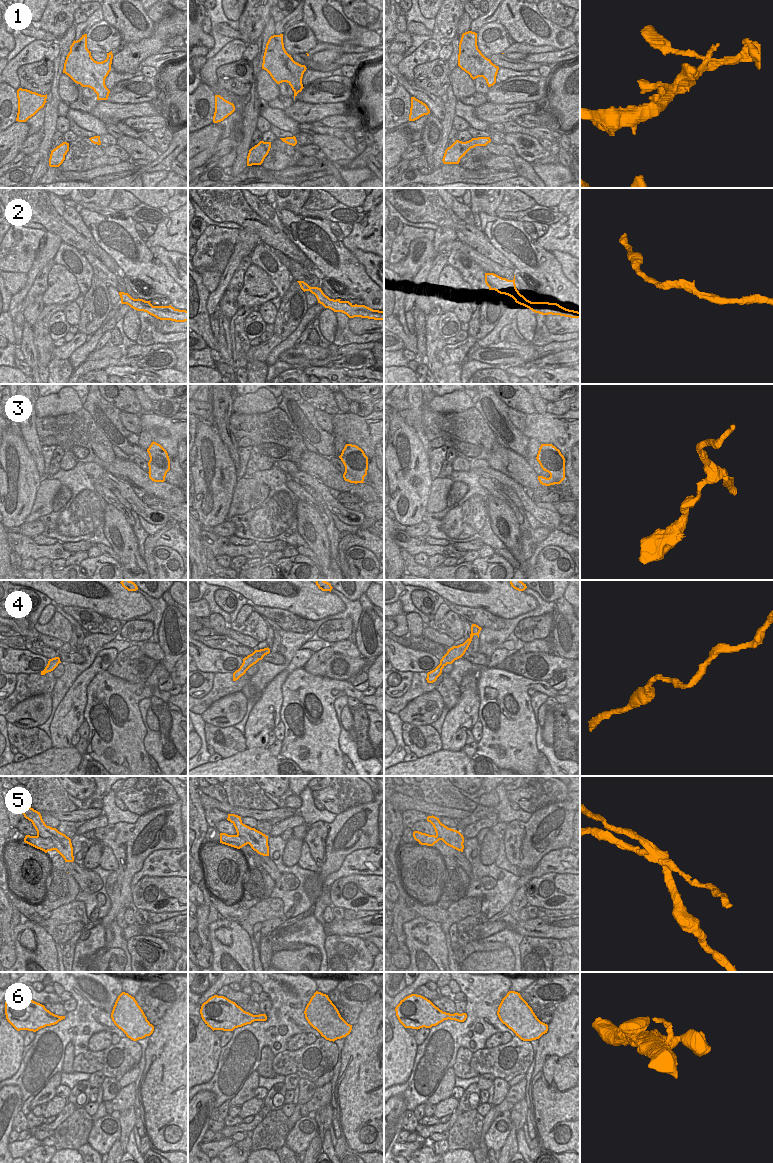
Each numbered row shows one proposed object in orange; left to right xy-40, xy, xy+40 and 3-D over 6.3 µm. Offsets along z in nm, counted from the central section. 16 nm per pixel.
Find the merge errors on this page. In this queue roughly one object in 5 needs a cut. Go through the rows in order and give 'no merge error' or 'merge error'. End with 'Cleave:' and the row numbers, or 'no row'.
1: no merge error
2: no merge error
3: no merge error
4: no merge error
5: merge error
6: no merge error
Cleave: 5

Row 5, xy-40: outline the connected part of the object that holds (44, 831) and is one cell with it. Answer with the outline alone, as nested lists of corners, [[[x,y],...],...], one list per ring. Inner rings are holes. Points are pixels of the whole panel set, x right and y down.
[[[10,797],[10,800],[11,805],[19,808],[22,811],[24,817],[32,822],[33,826],[37,831],[37,836],[50,839],[52,842],[60,841],[64,844],[66,844],[67,842],[71,844],[71,839],[69,837],[59,832],[56,828],[52,828],[45,824],[40,812],[34,810],[30,806],[26,806],[25,804],[13,797]]]

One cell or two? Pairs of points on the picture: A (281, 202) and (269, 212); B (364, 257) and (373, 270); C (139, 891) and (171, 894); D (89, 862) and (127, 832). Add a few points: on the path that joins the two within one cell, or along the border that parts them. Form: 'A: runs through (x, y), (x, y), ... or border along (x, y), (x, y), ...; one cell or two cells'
A: border along (272, 205), (276, 211); two cells
B: runs through (367, 260), (373, 267); one cell
C: runs through (147, 892), (163, 894); one cell
D: border along (97, 841), (103, 846); two cells

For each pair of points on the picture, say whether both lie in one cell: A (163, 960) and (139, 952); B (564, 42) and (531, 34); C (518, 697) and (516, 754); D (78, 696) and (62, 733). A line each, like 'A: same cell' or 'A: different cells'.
A: same cell
B: same cell
C: same cell
D: same cell

